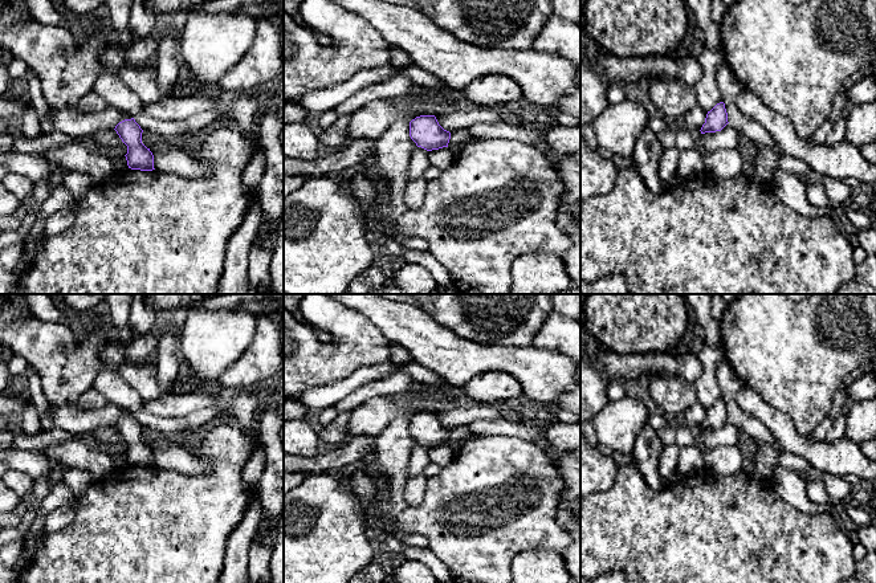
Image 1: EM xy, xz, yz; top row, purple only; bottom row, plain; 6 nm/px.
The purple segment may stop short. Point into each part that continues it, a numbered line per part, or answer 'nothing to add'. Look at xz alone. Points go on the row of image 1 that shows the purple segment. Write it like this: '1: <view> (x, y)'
nothing to add

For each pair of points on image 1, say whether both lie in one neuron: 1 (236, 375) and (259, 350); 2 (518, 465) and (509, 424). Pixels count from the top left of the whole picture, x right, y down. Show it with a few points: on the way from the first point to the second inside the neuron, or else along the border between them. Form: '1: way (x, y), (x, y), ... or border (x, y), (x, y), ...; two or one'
1: way (243, 369), (255, 357); one
2: border (509, 436), (514, 439); two

